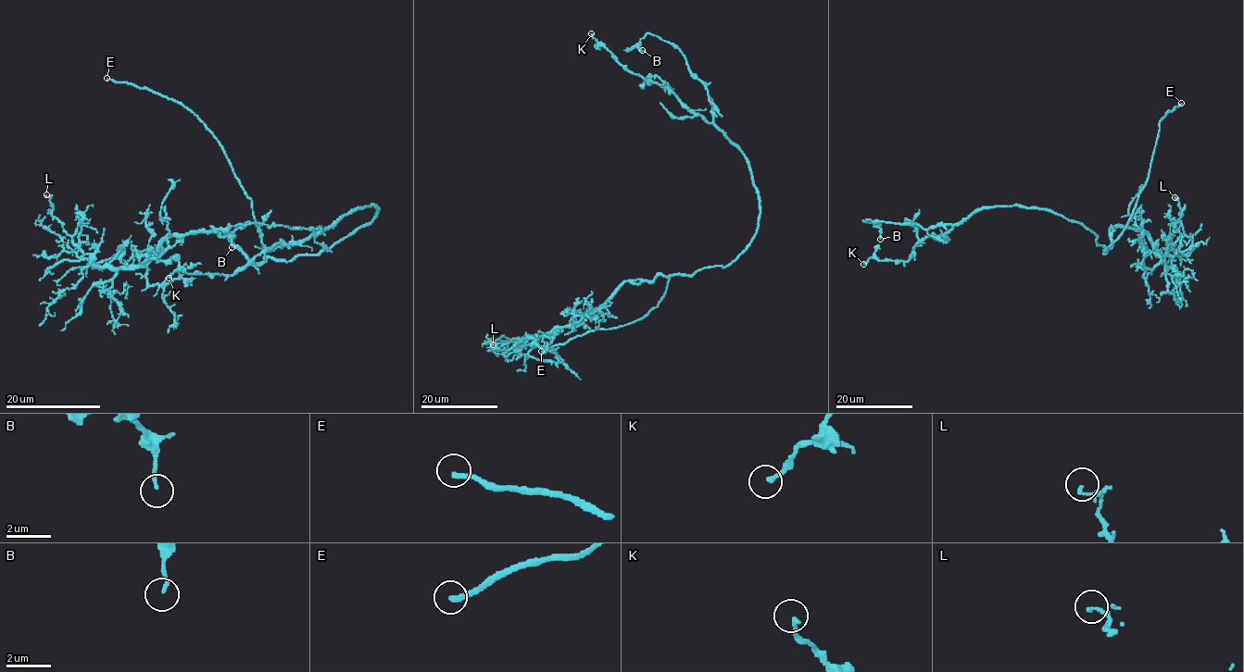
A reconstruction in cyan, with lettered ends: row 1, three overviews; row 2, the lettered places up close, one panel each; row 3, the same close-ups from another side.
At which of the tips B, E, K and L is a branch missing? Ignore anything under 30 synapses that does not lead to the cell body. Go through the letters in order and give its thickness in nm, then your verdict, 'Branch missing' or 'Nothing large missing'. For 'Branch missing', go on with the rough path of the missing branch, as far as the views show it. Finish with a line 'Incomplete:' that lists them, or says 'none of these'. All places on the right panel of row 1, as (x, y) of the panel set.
B: Thickness 140 nm. Nothing large missing
E: Thickness 240 nm. Branch missing. Course of what is missing: (1181, 103), (1191, 104), (1200, 89), (1210, 90)
K: Thickness 190 nm. Nothing large missing
L: Thickness 90 nm. Nothing large missing
Incomplete: E

